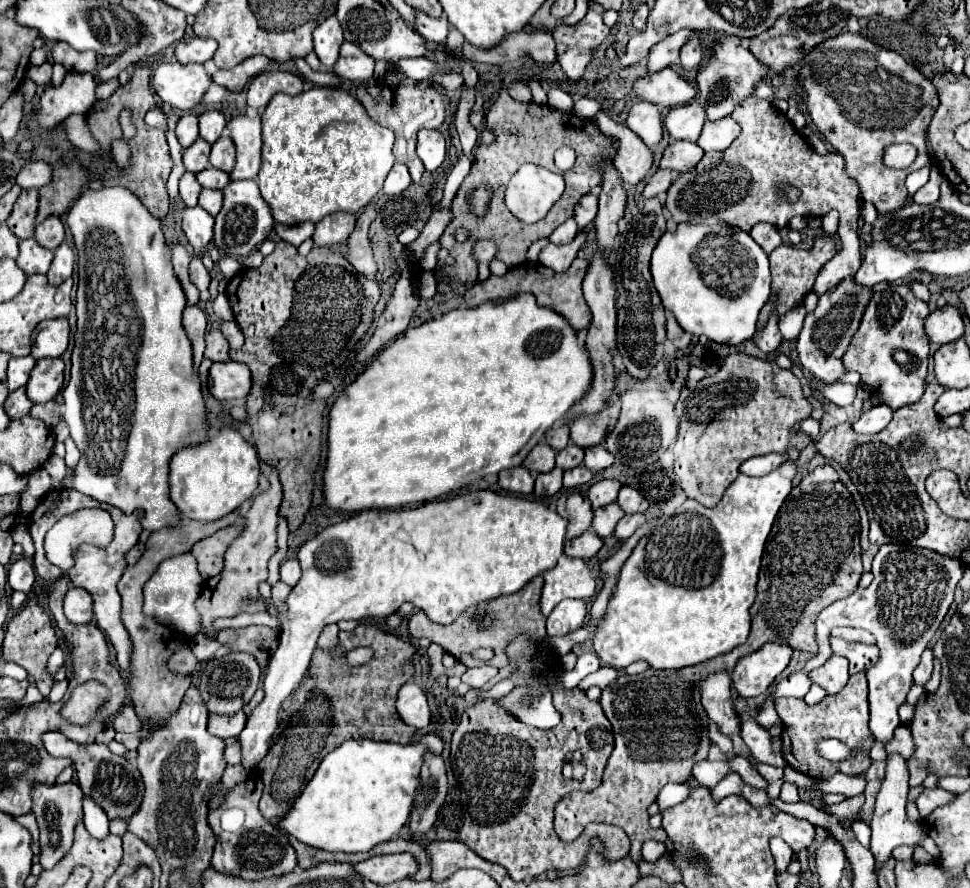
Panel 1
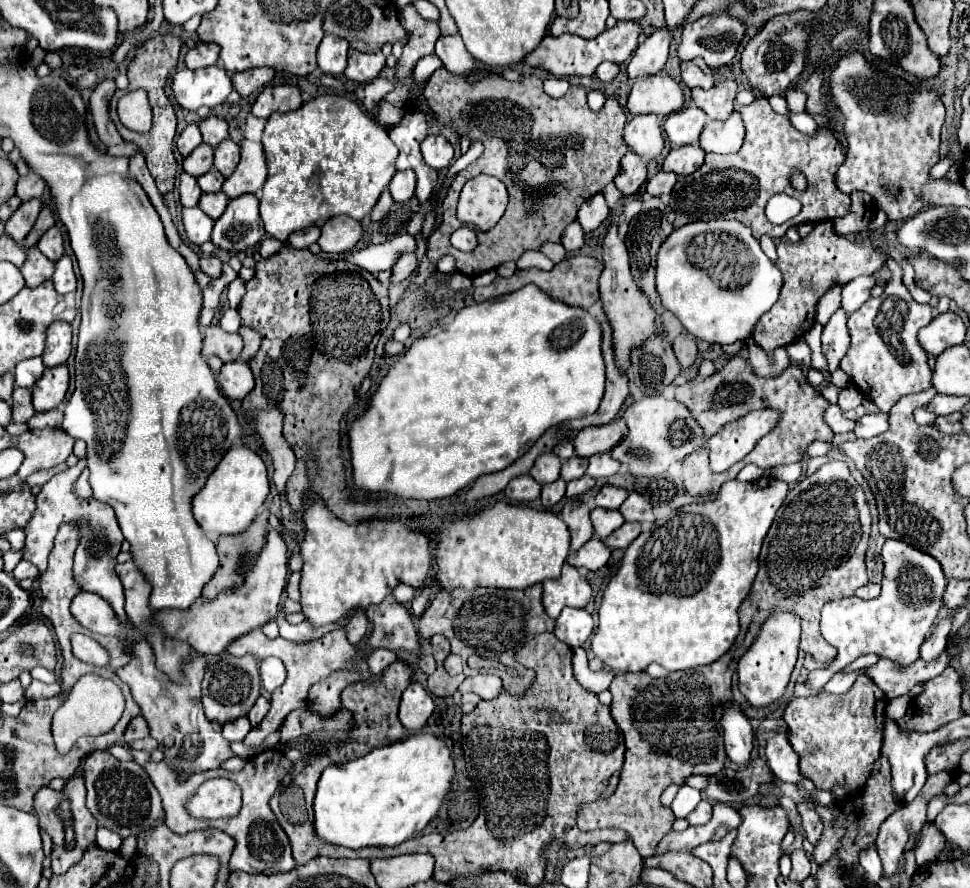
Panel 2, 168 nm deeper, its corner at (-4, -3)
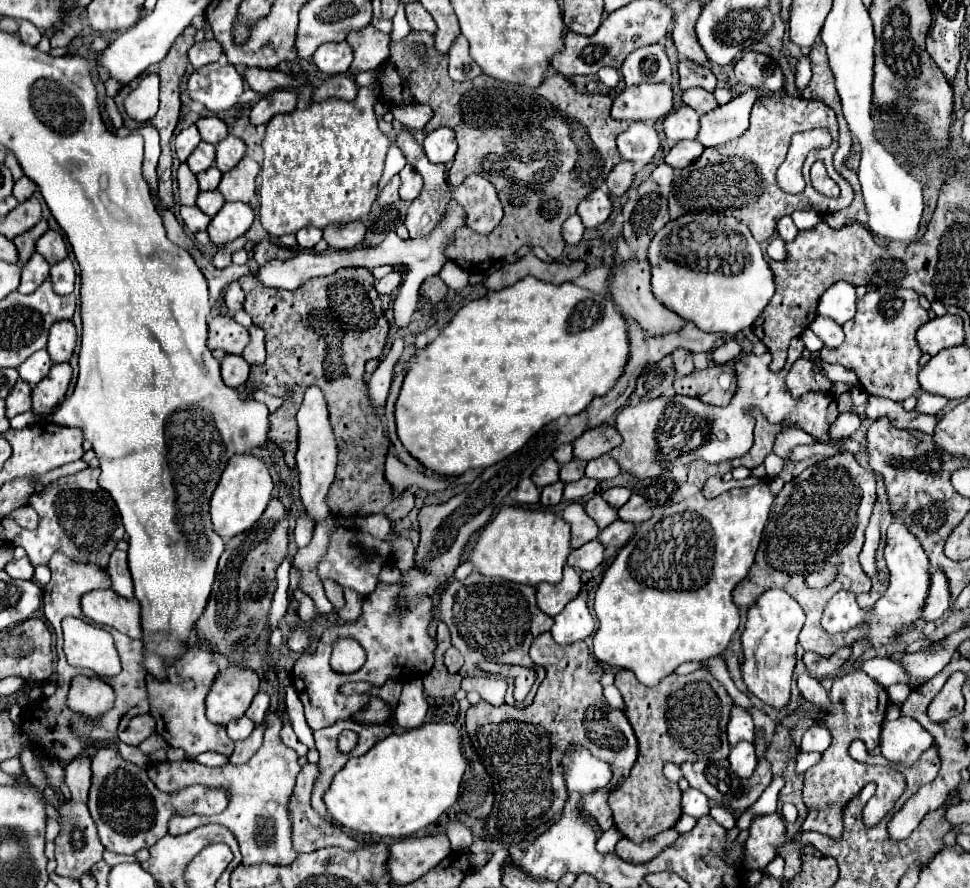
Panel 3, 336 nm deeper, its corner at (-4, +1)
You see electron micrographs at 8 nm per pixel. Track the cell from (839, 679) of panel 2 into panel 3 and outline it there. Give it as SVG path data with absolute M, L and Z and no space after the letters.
M870 658L870 660L864 660L860 664L860 670L866 672L872 680L876 680L884 688L888 688L890 684L896 684L896 682L908 682L904 668L898 666L896 662L888 660L888 658Z

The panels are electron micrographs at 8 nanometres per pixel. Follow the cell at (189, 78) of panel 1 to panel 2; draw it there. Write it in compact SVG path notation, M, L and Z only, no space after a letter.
M208 66L200 70L178 70L172 80L172 90L182 108L198 110L200 106L214 108L224 104L234 86L226 70Z

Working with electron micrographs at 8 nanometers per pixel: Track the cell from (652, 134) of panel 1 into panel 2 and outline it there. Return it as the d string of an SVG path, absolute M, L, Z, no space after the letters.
M654 114L634 116L624 128L624 144L640 158L654 160L664 148L664 138L658 118Z

